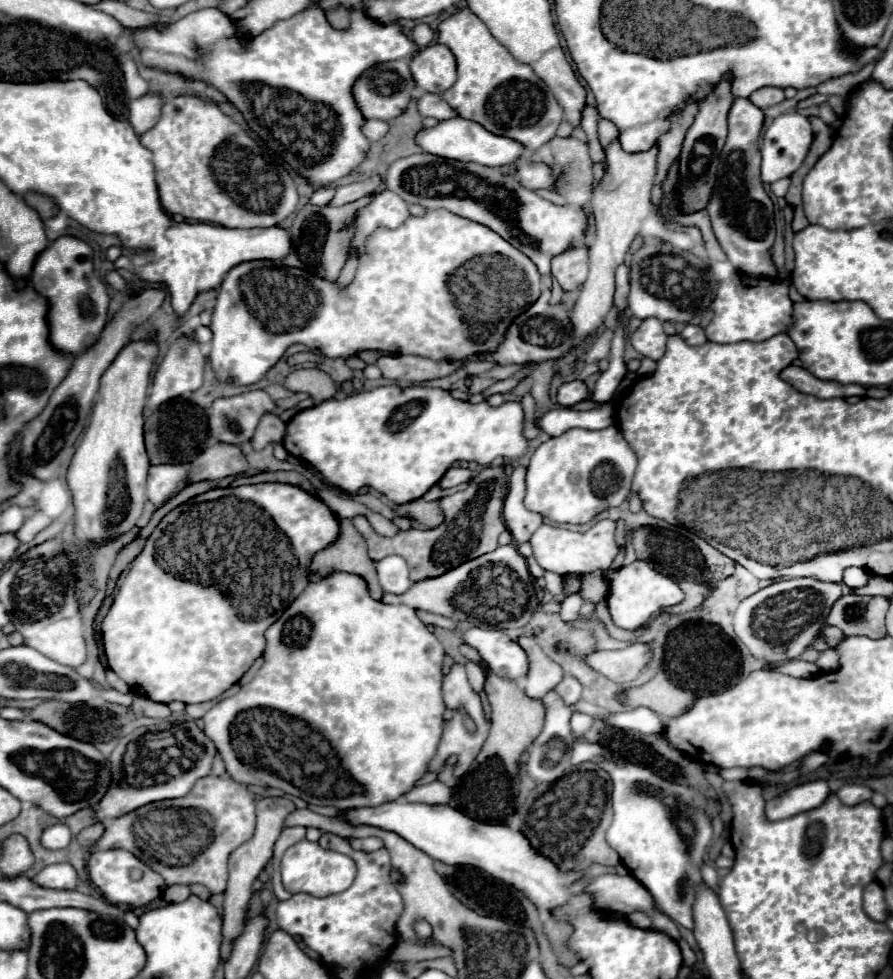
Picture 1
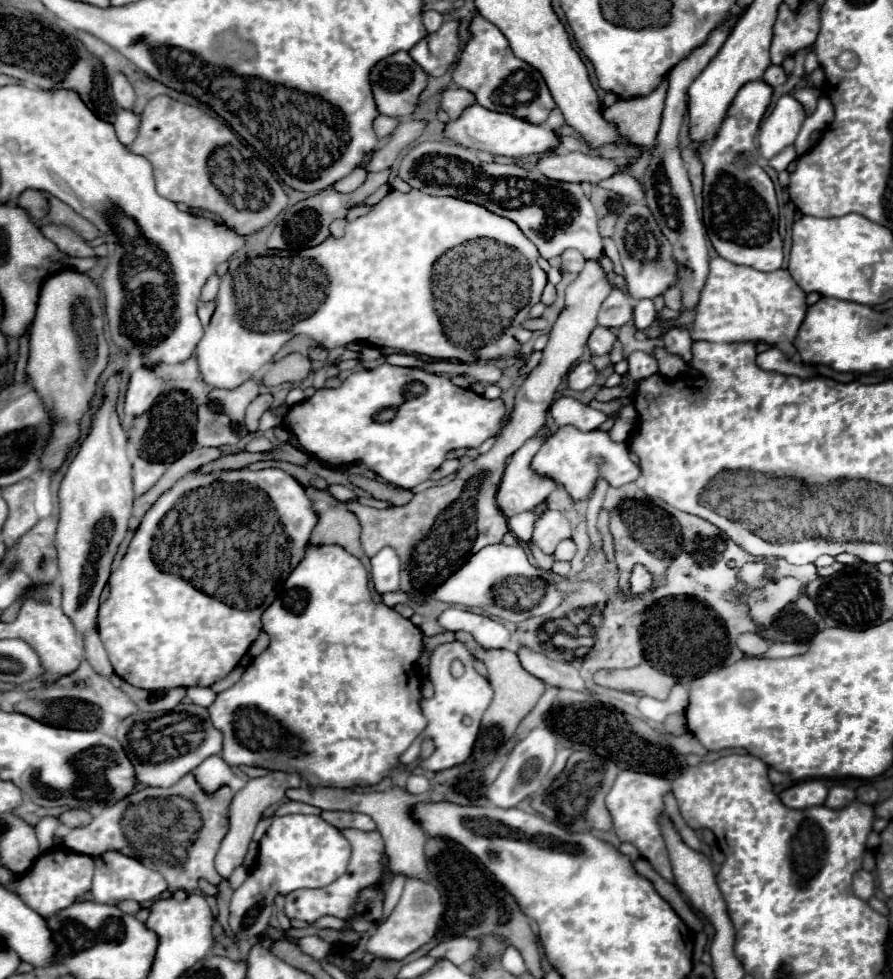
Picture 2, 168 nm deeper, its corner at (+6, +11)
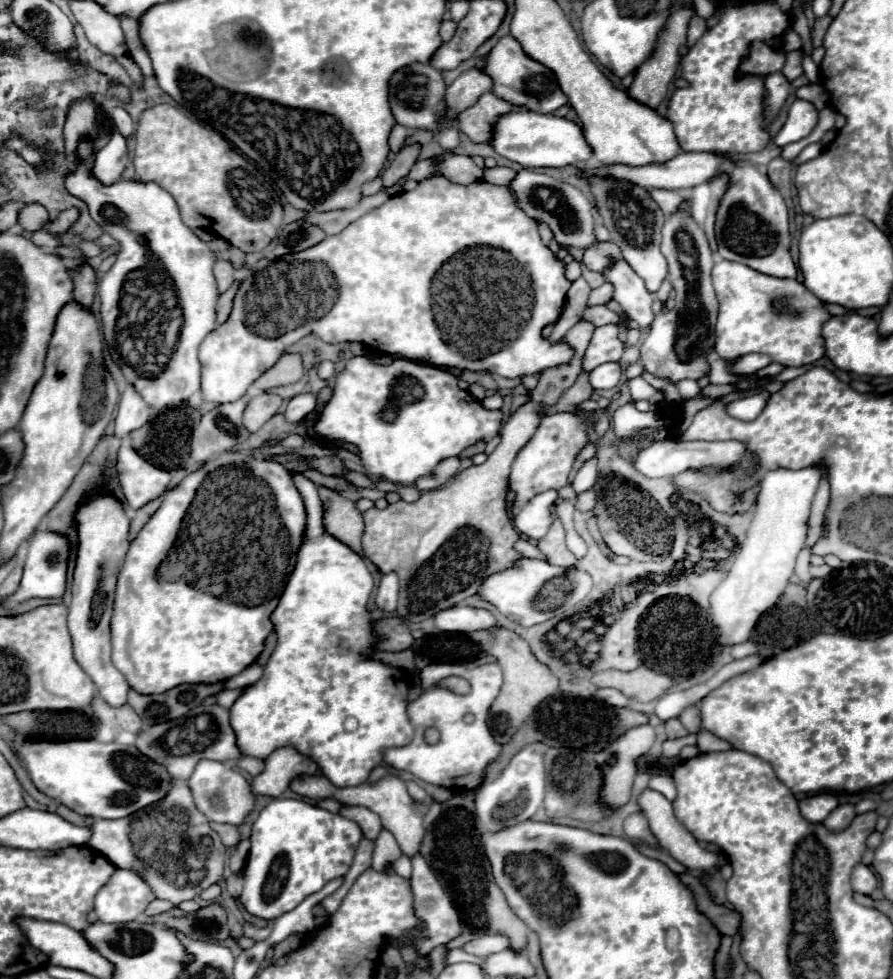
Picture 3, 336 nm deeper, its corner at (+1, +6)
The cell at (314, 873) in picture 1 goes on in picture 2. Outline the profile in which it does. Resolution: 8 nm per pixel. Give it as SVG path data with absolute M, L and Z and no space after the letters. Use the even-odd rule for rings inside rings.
M318 815L276 817L260 841L258 863L248 879L234 891L230 901L230 929L236 939L252 939L264 933L276 893L290 893L304 887L326 887L344 875L350 861L350 843L342 833Z

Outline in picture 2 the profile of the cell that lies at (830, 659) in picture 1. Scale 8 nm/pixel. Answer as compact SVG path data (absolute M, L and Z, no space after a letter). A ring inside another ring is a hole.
M772 643L764 657L770 657L770 659L794 657L794 655L804 655L806 651L808 651L808 643Z

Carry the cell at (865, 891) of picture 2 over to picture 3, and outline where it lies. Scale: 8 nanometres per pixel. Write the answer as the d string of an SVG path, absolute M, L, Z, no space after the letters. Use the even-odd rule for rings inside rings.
M857 864L851 874L851 888L861 894L871 894L877 888L877 878L873 870L865 864Z

